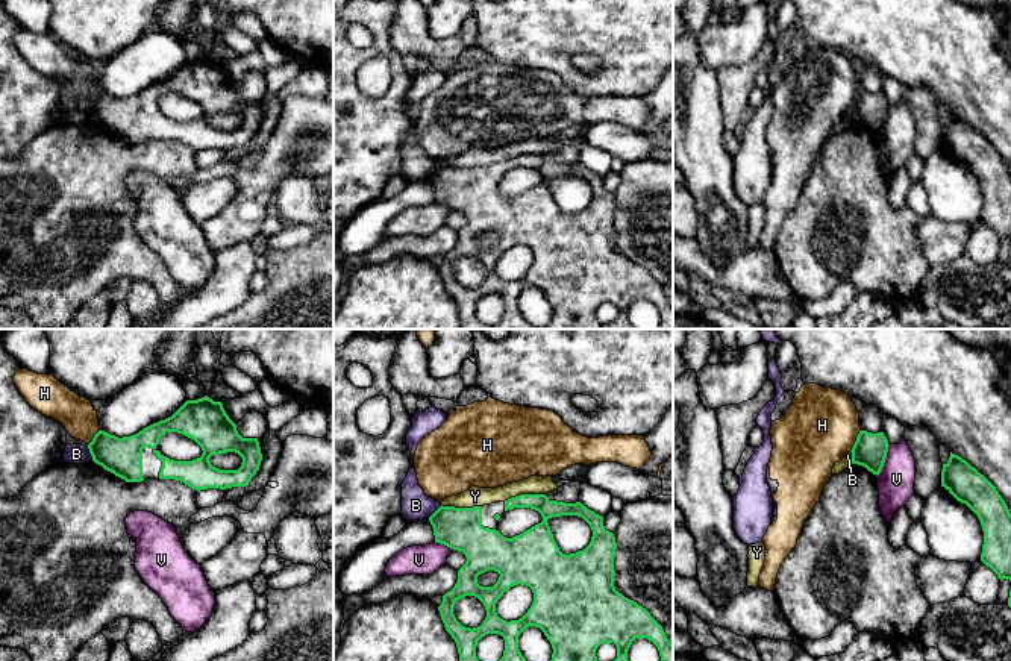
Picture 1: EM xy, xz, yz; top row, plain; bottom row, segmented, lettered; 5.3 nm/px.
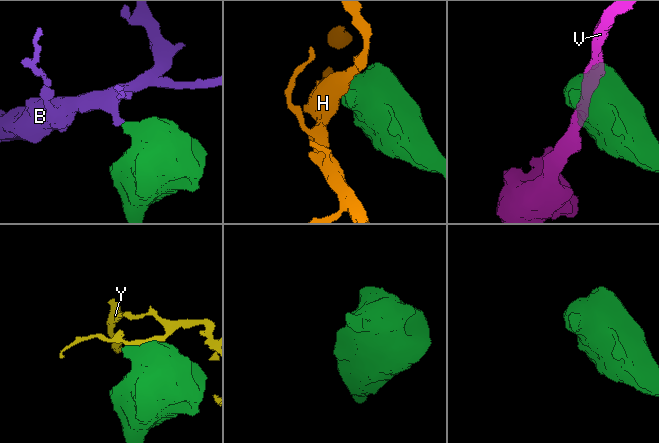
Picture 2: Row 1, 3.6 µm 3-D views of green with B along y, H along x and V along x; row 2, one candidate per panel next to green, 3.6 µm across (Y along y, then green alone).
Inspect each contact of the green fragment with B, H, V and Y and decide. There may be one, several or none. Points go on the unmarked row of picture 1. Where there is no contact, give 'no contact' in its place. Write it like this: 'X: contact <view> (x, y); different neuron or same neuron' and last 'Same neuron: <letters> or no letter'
B: contact xy (90, 112); different neuron
H: contact yz (857, 100); different neuron
V: contact yz (884, 120); different neuron
Y: contact xz (523, 155); different neuron
Same neuron: no letter

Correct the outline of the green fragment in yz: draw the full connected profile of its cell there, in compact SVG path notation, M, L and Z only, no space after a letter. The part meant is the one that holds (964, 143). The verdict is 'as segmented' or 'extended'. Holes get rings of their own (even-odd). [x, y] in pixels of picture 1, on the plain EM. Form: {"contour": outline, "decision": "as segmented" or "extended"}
{"contour": "M952 112L943 124L941 147L978 176L984 191L981 221L1000 241L1011 241L1011 173L996 147Z", "decision": "as segmented"}

